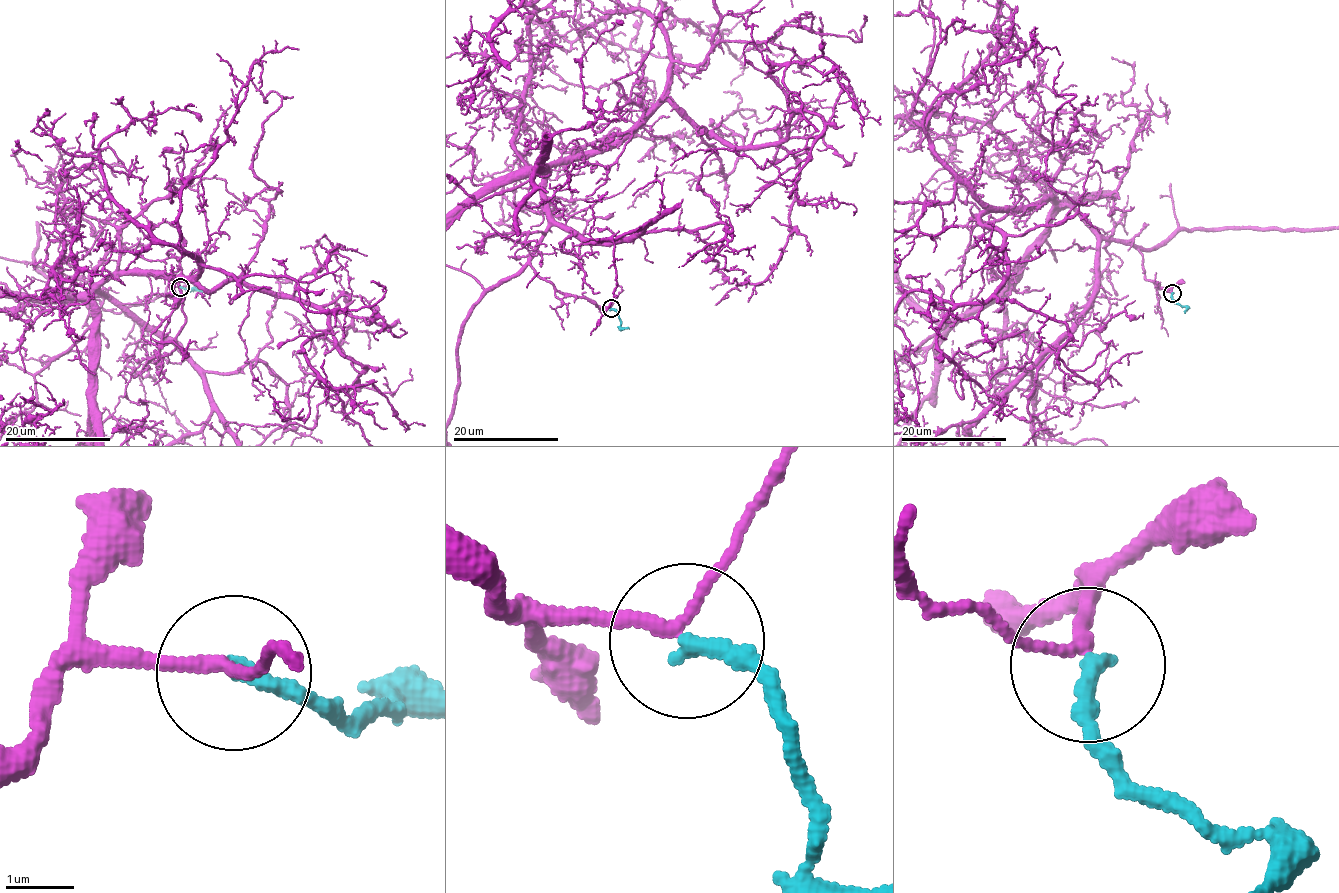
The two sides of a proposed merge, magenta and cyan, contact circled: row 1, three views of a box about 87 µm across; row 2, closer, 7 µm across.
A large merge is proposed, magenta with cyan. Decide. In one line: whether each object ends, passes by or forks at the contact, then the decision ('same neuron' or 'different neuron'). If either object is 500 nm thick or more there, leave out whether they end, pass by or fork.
magenta passes by | cyan ends | same neuron

